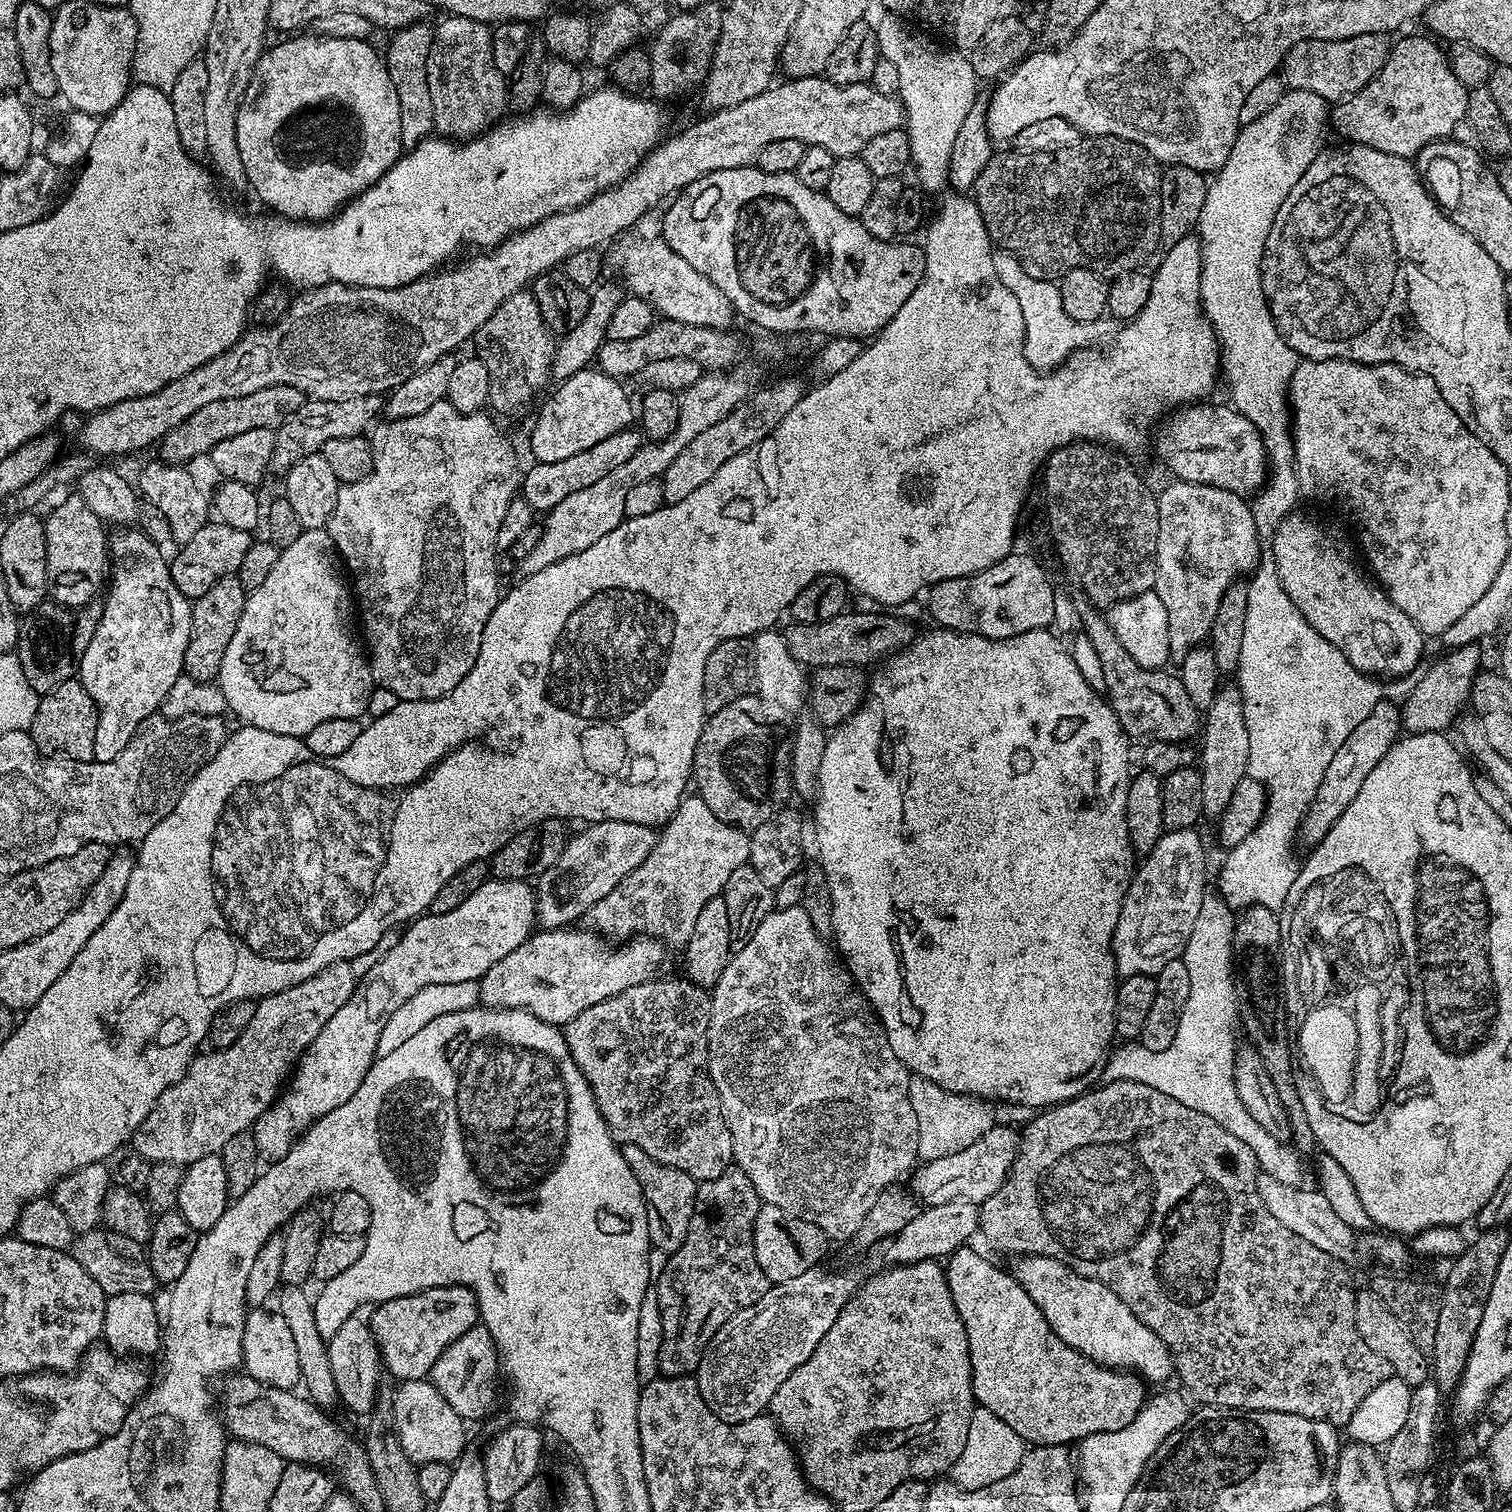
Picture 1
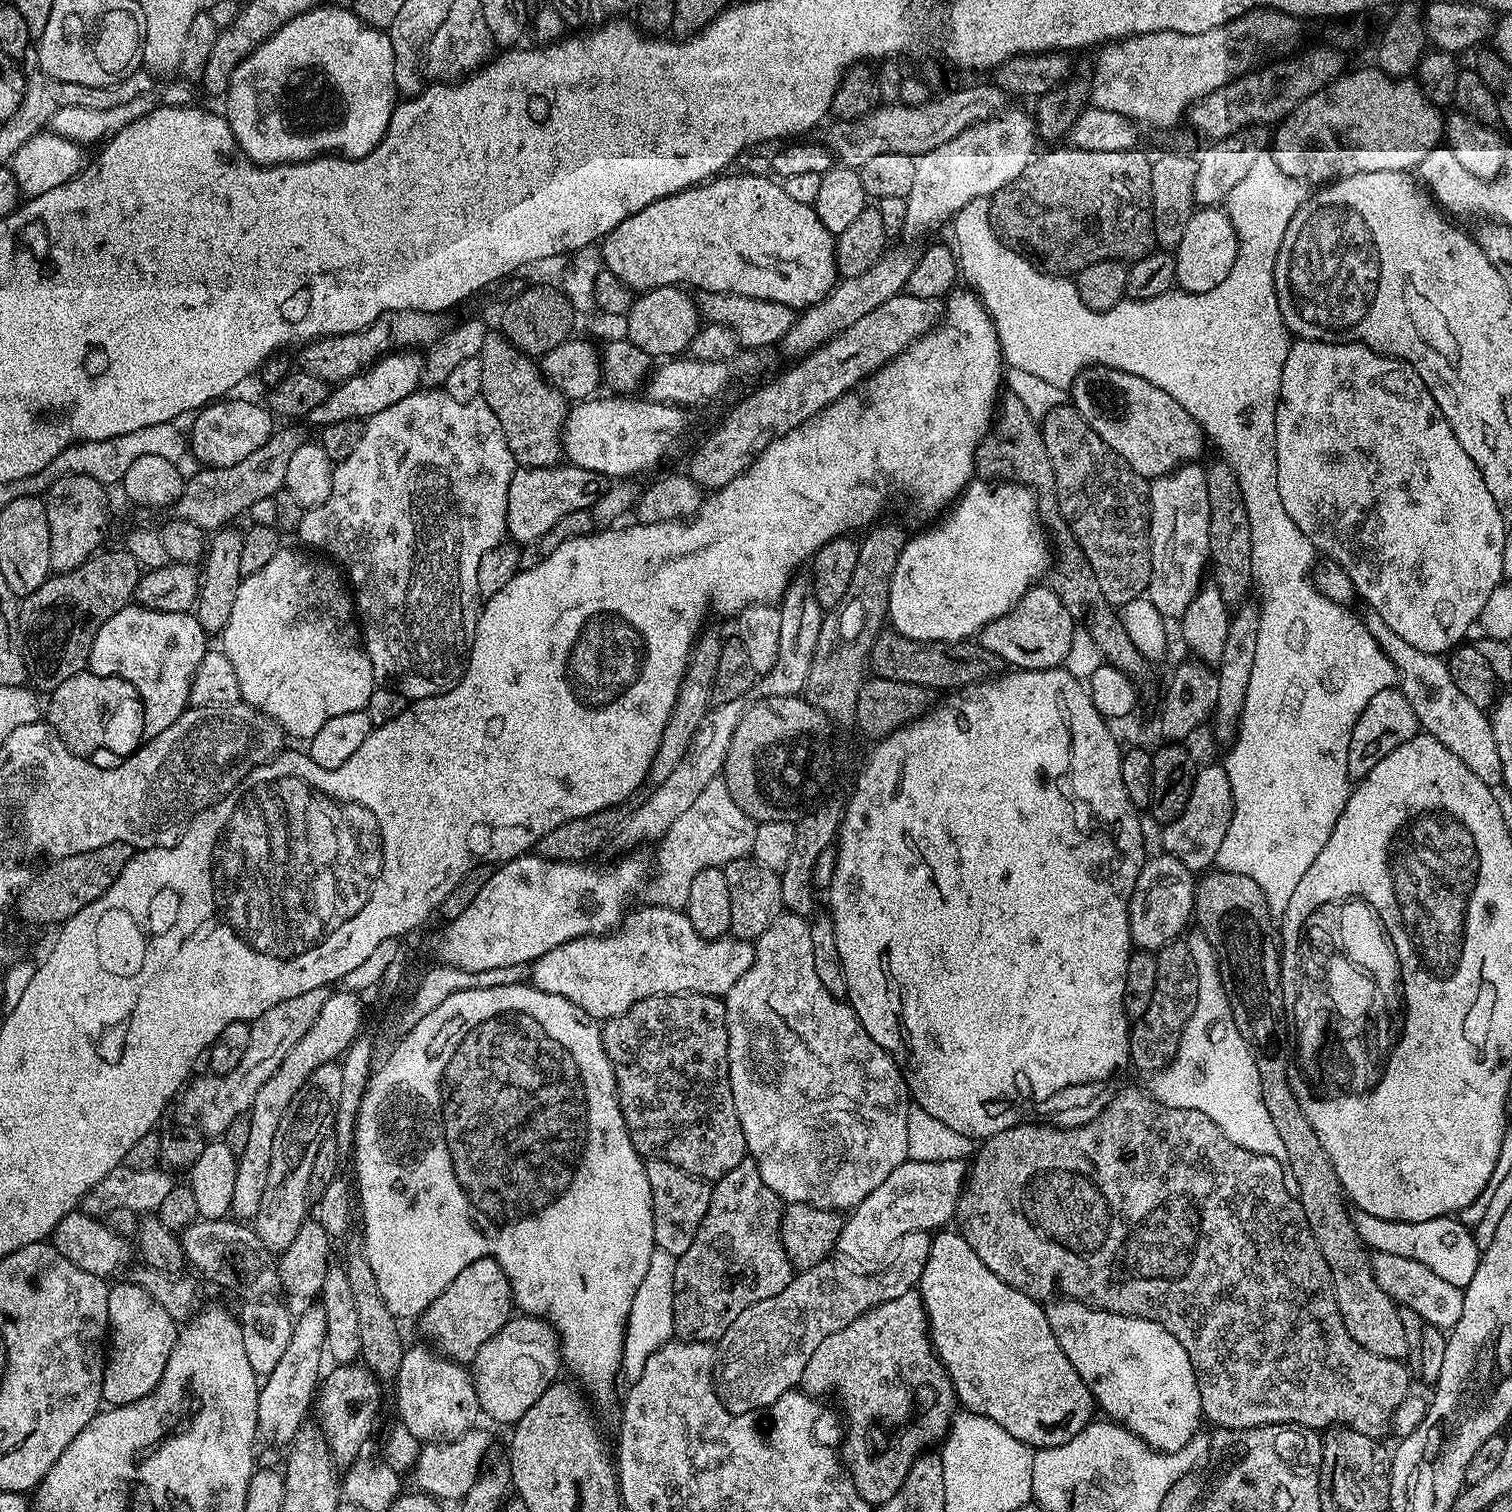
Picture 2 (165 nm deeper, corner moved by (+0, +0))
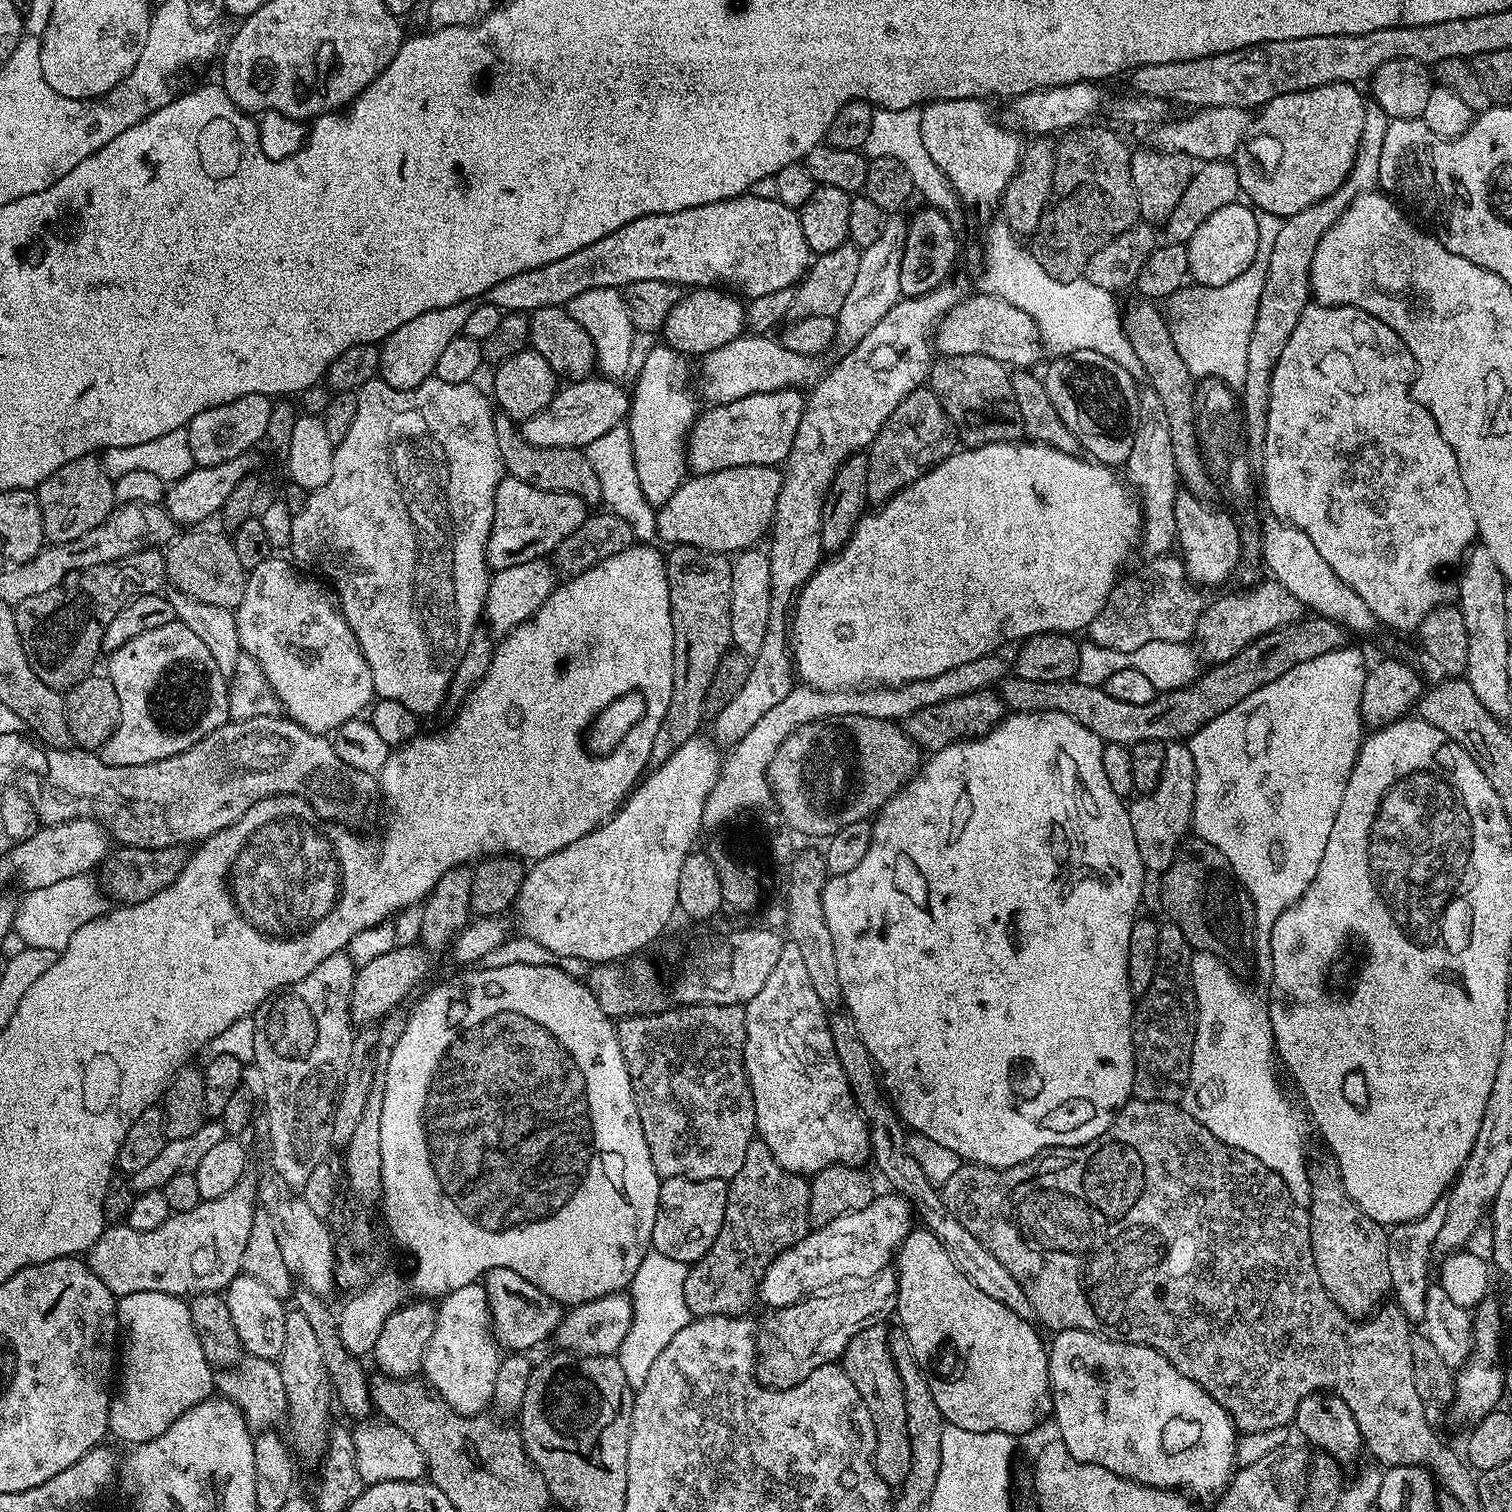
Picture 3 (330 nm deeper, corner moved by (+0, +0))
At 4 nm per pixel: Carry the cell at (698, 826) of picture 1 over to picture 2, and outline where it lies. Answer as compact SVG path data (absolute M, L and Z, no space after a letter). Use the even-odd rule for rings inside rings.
M723 779L712 780L655 845L656 864L654 860L654 871L643 889L643 899L663 908L687 909L690 886L698 870L723 868L731 860L745 859L754 846L756 826L757 821L751 820L736 805L734 798L730 798L730 790Z

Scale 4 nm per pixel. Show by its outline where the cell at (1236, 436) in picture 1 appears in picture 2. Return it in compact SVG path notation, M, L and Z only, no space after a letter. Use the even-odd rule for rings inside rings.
M1086 366L1076 375L1070 395L1072 407L1082 414L1090 430L1146 478L1164 476L1181 464L1201 459L1206 437L1200 423L1182 410L1166 390L1158 390L1158 386L1146 382L1146 378L1138 378L1138 374L1117 368Z

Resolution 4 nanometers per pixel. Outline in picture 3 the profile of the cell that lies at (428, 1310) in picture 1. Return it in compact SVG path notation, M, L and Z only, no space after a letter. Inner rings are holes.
M491 1268L484 1273L482 1283L488 1299L488 1309L492 1315L492 1335L501 1349L512 1354L524 1354L535 1344L551 1337L560 1325L562 1306L552 1300L538 1286L526 1282L522 1274L514 1274L509 1268Z

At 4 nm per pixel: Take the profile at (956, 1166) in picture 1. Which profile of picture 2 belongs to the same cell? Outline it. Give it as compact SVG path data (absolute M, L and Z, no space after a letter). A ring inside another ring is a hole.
M905 1160L886 1182L882 1182L882 1186L878 1186L878 1190L874 1190L874 1194L862 1198L860 1205L847 1213L835 1251L841 1252L845 1256L841 1257L853 1265L876 1264L884 1255L887 1257L893 1251L891 1248L906 1234L943 1229L947 1225L944 1223L955 1217L969 1172L969 1165L963 1160Z

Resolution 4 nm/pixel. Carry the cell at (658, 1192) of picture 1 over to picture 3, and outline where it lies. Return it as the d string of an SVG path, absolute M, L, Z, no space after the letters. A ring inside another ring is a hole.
M681 1176L661 1179L651 1247L658 1254L666 1254L666 1258L695 1264L714 1246L718 1230L722 1230L727 1197L728 1186L723 1180L687 1180Z

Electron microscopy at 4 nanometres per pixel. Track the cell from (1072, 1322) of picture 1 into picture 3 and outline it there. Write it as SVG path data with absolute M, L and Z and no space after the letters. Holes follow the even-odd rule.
M1077 1328L1062 1330L1051 1338L1053 1340L1050 1340L1048 1344L1048 1387L1052 1390L1052 1416L1054 1421L1056 1420L1057 1430L1060 1431L1057 1432L1058 1439L1066 1446L1069 1456L1075 1458L1079 1464L1102 1466L1122 1478L1133 1480L1136 1484L1145 1484L1151 1488L1183 1490L1193 1497L1208 1496L1211 1492L1223 1493L1237 1467L1238 1429L1232 1423L1228 1412L1222 1410L1222 1406L1218 1406L1218 1402L1214 1402L1214 1398L1210 1398L1210 1394L1206 1394L1206 1390L1202 1390L1202 1386L1198 1386L1193 1380L1186 1378L1186 1374L1177 1370L1161 1352L1145 1344L1127 1344L1125 1340L1109 1340L1107 1336L1101 1336L1099 1332L1087 1332Z

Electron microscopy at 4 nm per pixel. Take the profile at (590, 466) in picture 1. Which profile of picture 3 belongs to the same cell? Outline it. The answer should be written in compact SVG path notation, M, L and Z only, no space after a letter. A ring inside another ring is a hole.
M505 475L494 494L494 522L488 543L484 545L489 569L498 573L522 562L547 557L562 538L570 538L582 526L589 514L589 505L574 494L538 490L517 476Z

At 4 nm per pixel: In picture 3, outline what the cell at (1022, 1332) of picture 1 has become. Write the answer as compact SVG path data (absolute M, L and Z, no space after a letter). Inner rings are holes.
M923 1226L913 1227L908 1237L900 1243L900 1247L894 1253L894 1264L898 1269L898 1302L894 1313L895 1319L900 1319L899 1327L904 1333L904 1337L910 1342L910 1350L918 1362L918 1366L924 1371L924 1377L928 1379L930 1394L934 1394L934 1403L943 1414L947 1423L954 1426L962 1426L962 1430L974 1430L975 1432L1005 1432L1017 1438L1023 1438L1027 1432L1032 1432L1036 1428L1039 1420L1049 1419L1052 1416L1052 1390L1048 1387L1048 1344L1046 1340L1036 1333L1037 1325L1032 1320L1023 1320L1014 1310L1002 1306L1002 1302L994 1302L990 1294L982 1294L966 1274L962 1274L956 1263L946 1254L946 1246L934 1238L934 1234Z

